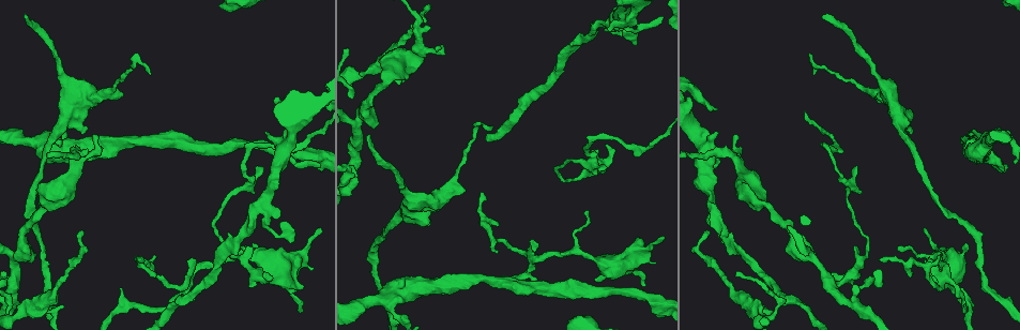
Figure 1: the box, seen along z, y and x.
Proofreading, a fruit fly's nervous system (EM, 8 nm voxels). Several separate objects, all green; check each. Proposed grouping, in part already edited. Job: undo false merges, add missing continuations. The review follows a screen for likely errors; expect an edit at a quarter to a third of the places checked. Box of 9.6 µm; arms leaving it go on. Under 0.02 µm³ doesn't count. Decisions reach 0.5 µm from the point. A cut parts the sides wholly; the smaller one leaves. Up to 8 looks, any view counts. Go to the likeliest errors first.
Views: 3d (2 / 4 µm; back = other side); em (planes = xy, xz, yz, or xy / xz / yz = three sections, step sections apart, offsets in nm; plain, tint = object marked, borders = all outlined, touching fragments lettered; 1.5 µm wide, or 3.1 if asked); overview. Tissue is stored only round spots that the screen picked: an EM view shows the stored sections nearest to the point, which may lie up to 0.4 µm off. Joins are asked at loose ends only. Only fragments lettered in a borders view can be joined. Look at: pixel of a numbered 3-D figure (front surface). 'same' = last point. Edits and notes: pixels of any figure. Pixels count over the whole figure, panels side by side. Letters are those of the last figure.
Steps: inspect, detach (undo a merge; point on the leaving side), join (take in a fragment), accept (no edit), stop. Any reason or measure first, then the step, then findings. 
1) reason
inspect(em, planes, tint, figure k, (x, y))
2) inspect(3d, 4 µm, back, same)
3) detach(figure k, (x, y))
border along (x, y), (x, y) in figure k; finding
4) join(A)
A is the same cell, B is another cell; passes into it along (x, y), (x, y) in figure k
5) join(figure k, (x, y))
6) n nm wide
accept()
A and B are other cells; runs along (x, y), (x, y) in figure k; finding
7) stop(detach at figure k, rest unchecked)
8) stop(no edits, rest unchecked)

free end
inspect(3d, 4 µm, figure 1, (24, 17))

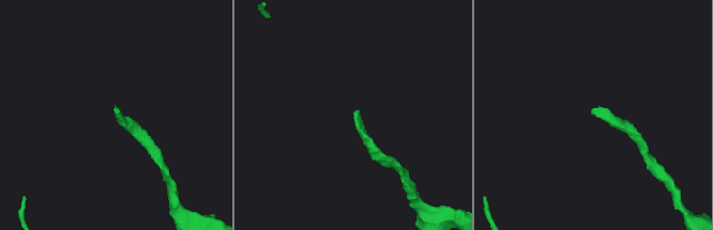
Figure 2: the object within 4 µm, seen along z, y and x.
inspect(em, xy, step 4, borders, figure 2, (592, 108))

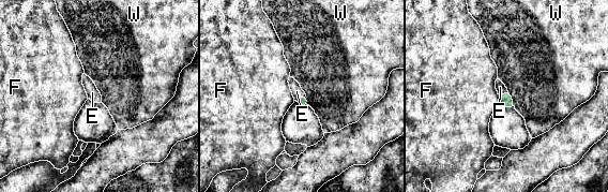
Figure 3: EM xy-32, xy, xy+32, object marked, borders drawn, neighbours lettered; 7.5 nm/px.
join(E)
E is the same cell, F and W are other cells; passes into it along (302, 101), (300, 97), (297, 91) in figure 3; it goes on there

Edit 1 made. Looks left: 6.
free end
inspect(3d, 2 µm, figure 1, (592, 149))

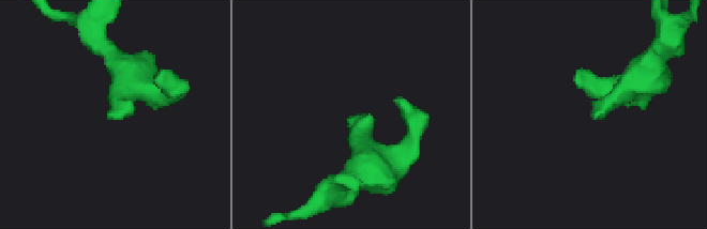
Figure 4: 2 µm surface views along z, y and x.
inspect(em, planes, borders, figure 4, (355, 117))

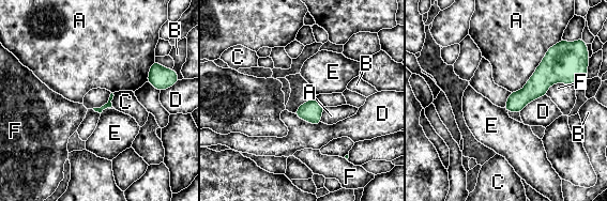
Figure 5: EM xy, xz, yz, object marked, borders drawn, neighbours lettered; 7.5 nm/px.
accept()
A, B, C, D, E and F are other cells; border along (108, 108), (101, 113) in figure 5; no lettered fragment goes on from it

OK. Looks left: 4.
free end
inspect(em, yz, step 4, borders, figure 1, (963, 289))

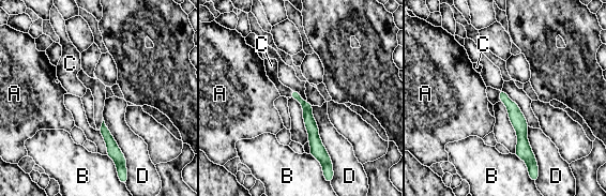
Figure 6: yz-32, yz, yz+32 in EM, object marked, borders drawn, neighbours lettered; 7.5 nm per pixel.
join(C)
C is the same cell, A, B and D are other cells; it goes on there

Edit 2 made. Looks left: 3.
stop(join at figure 3, join at figure 6, rest unchecked)

